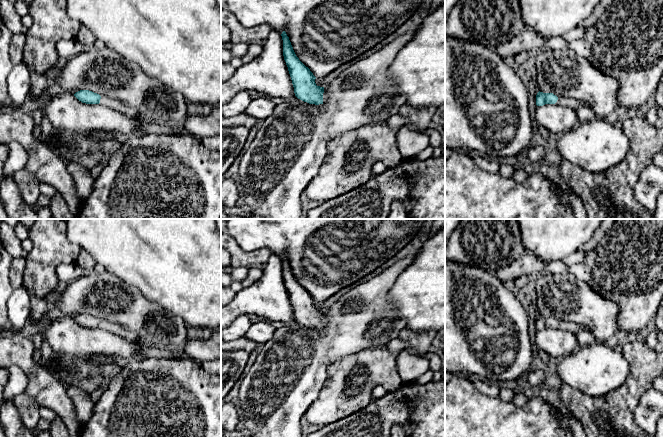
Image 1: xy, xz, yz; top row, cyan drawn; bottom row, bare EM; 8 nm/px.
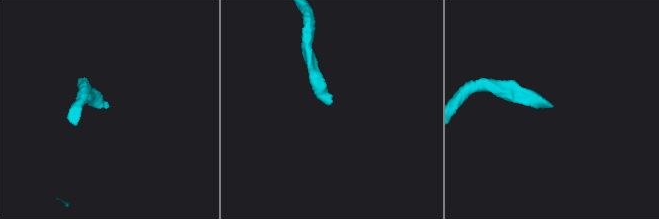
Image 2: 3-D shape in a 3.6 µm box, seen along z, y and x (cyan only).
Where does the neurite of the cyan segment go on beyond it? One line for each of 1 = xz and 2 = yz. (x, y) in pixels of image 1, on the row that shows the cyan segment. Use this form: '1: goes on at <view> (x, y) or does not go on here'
1: does not go on here
2: goes on at yz (565, 102)

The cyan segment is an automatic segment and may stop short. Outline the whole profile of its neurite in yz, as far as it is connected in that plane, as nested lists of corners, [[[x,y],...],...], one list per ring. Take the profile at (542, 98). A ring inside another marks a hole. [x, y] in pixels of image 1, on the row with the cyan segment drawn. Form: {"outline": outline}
{"outline": [[[539,91],[536,95],[537,106],[543,106],[545,104],[555,104],[555,103],[566,108],[571,108],[573,110],[576,110],[582,106],[582,104],[577,100],[570,98],[559,98],[553,93],[543,93]]]}

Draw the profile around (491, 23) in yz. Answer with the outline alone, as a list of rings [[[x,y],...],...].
[[[458,0],[448,15],[446,34],[457,43],[464,40],[495,49],[526,29],[519,0]]]

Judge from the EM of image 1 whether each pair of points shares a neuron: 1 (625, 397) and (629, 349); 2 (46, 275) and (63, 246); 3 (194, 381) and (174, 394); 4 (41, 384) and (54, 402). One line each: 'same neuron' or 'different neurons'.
1: same neuron
2: same neuron
3: same neuron
4: same neuron

